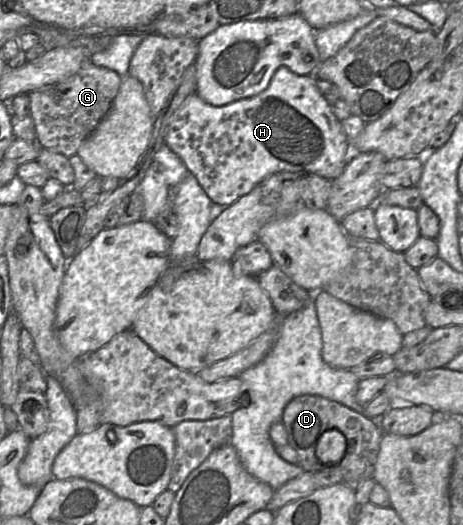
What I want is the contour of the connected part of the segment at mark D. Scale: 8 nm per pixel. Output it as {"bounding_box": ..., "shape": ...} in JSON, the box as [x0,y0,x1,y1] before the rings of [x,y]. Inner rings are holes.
{"bounding_box":[282,395,384,490],"shape":[[[301,395],[292,399],[283,411],[282,422],[288,434],[289,445],[296,450],[299,465],[305,472],[317,472],[327,467],[338,466],[343,482],[353,490],[359,488],[366,480],[373,478],[384,434],[382,428],[363,412],[338,402],[317,395]],[[330,429],[337,429],[347,439],[347,449],[341,462],[335,465],[323,464],[316,456],[316,447],[320,437]]]}

